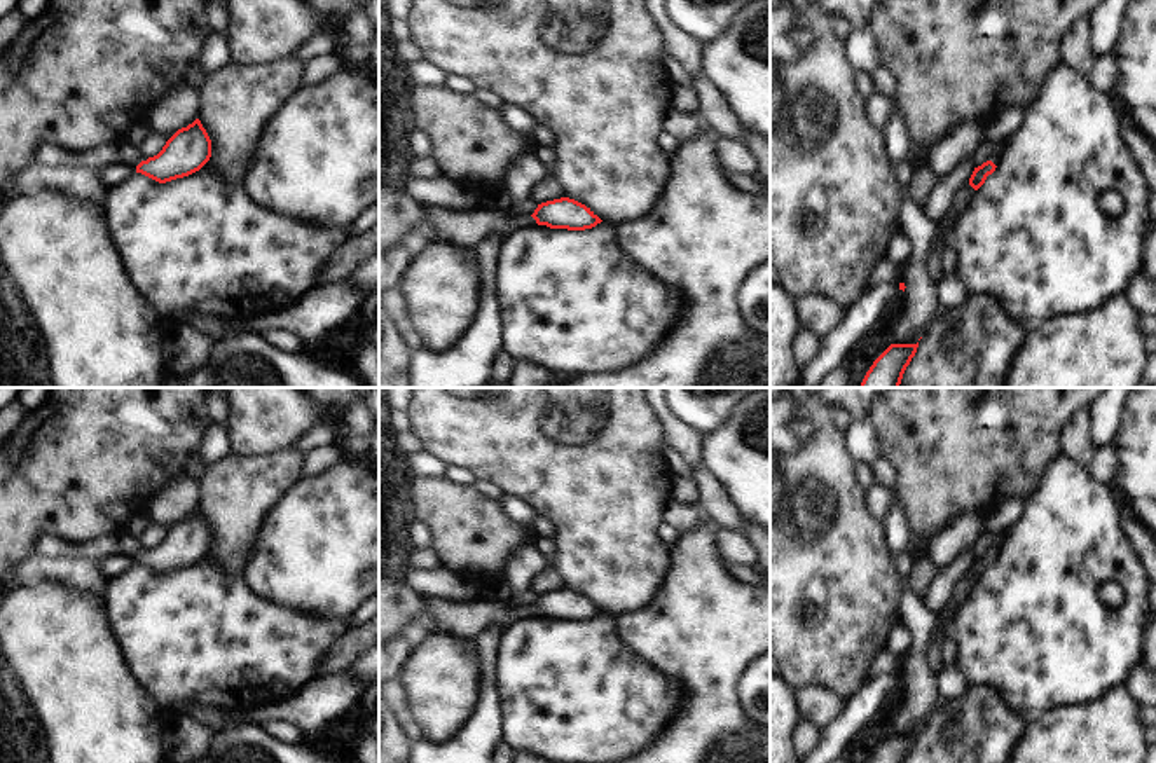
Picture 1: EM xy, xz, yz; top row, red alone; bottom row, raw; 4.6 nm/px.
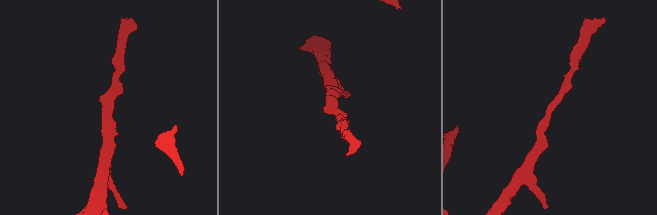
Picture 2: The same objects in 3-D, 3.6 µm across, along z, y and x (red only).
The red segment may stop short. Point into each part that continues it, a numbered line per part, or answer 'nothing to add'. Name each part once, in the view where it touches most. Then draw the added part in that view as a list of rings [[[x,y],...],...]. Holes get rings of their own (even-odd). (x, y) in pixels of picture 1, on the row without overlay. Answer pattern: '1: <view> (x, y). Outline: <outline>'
1: xy (109, 545). Outline: [[[129,533],[122,534],[103,534],[93,538],[86,543],[65,541],[54,534],[37,534],[33,541],[35,553],[45,555],[51,559],[73,559],[73,560],[89,560],[100,562],[112,557],[129,557],[136,562],[136,557],[147,548],[141,548],[138,538],[133,538]]]

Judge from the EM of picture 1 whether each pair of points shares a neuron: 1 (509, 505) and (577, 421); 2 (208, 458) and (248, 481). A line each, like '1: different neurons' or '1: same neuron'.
1: different neurons
2: different neurons

